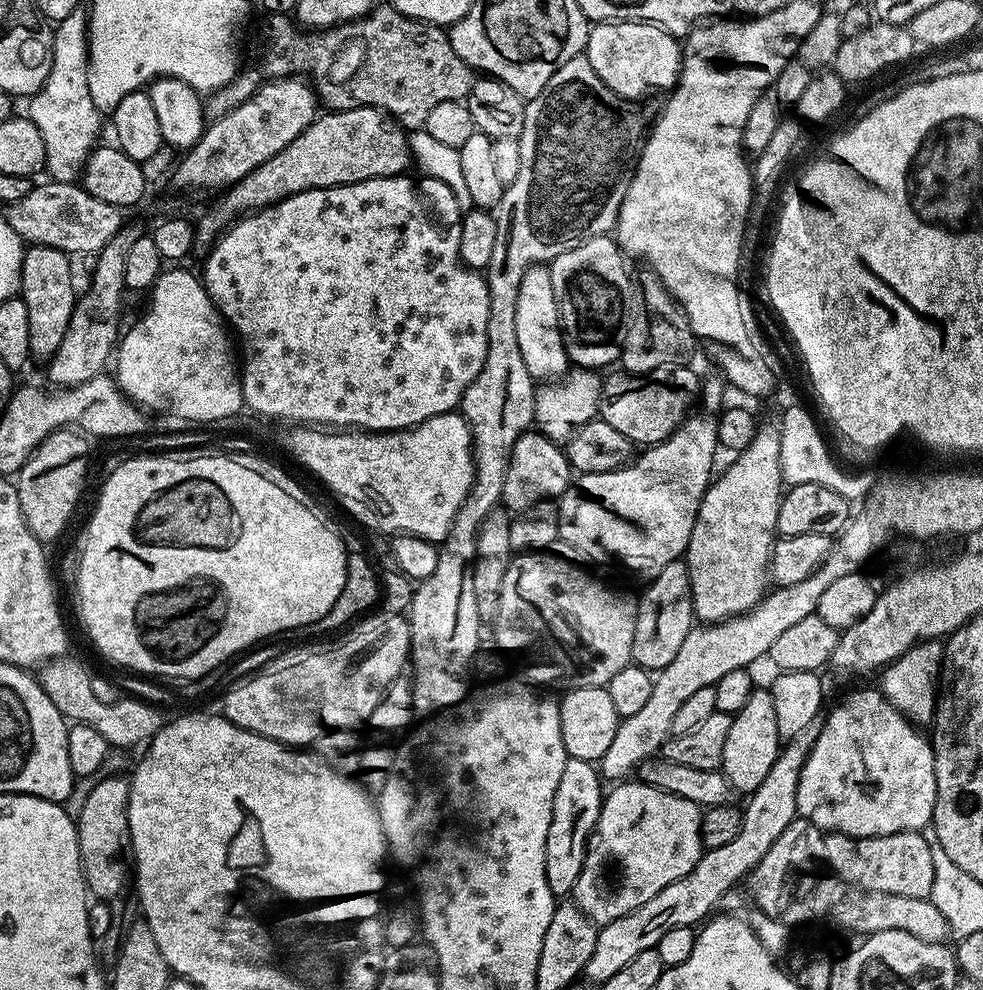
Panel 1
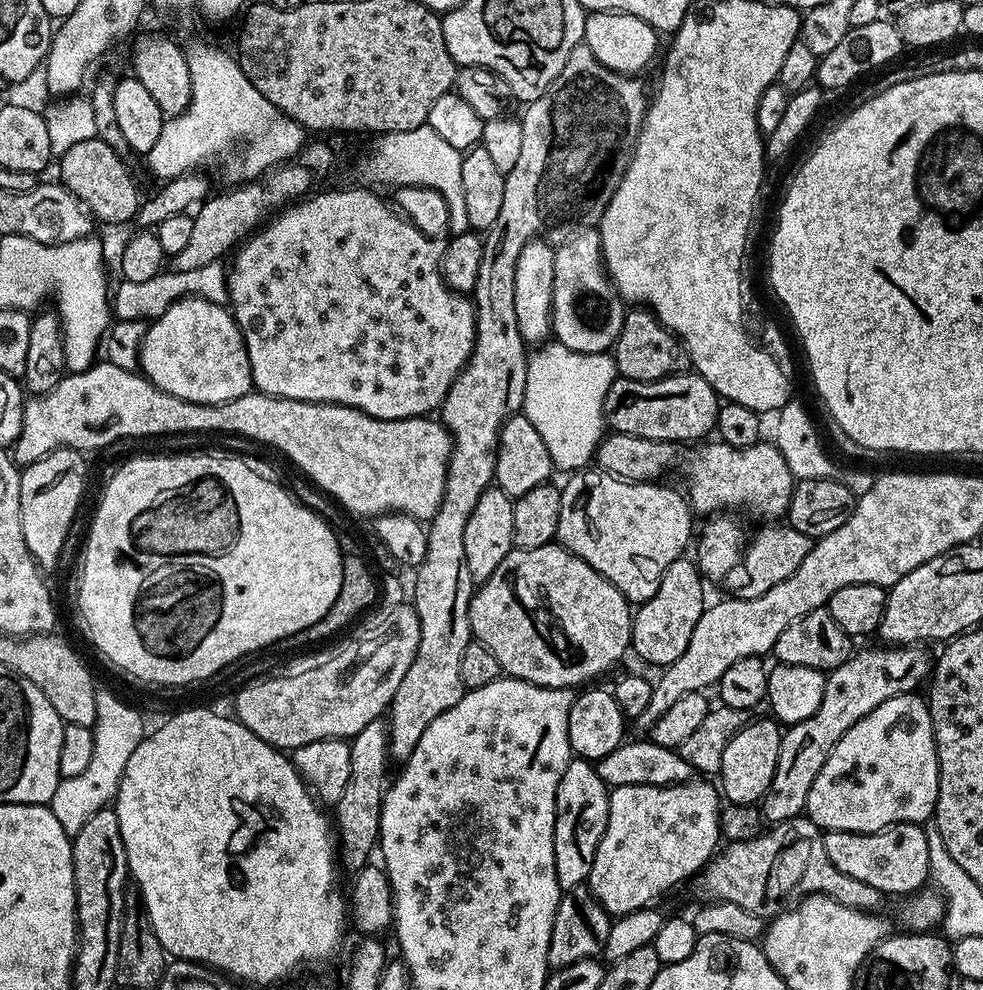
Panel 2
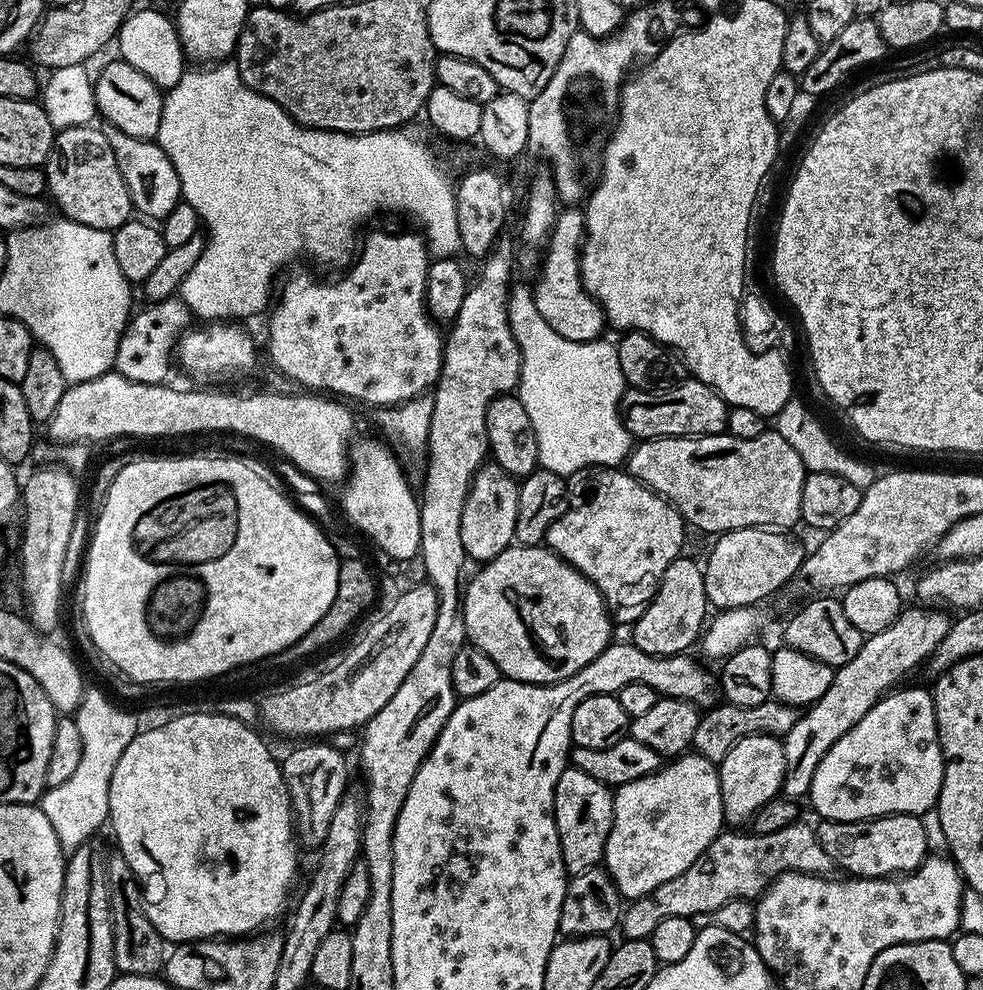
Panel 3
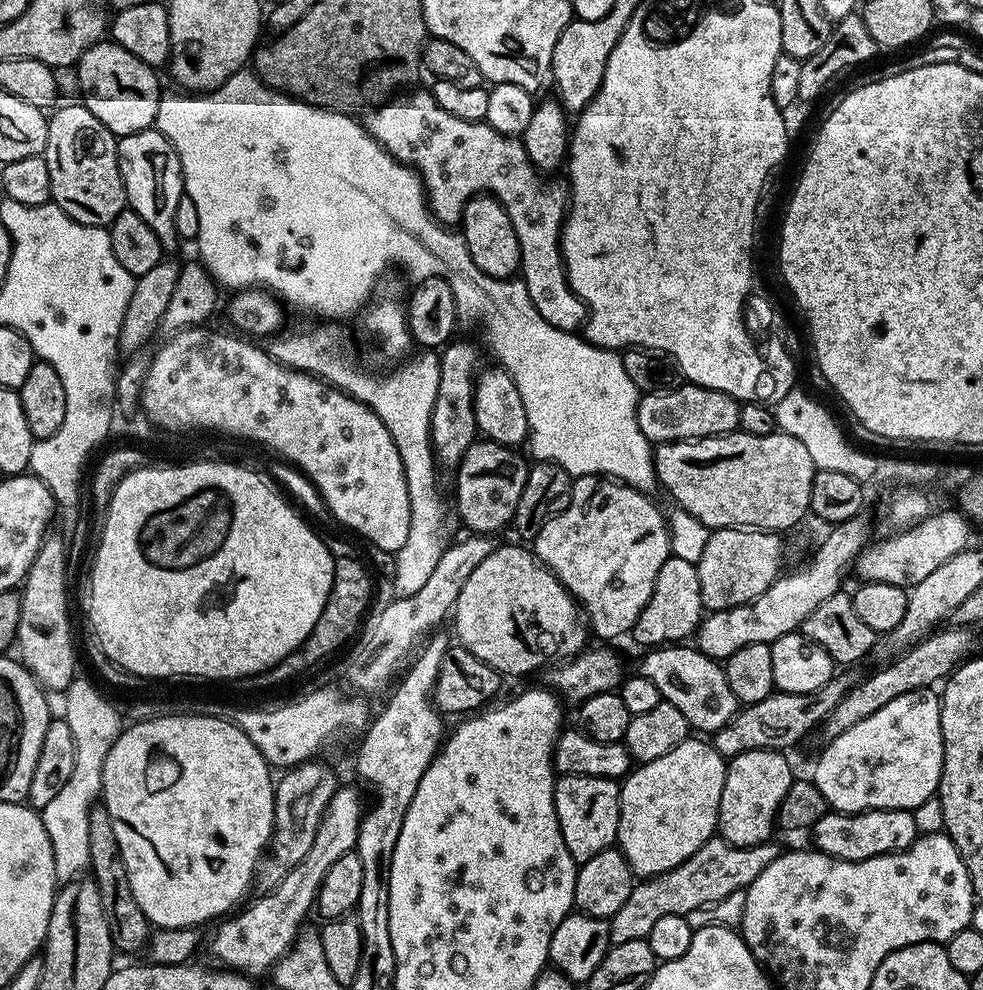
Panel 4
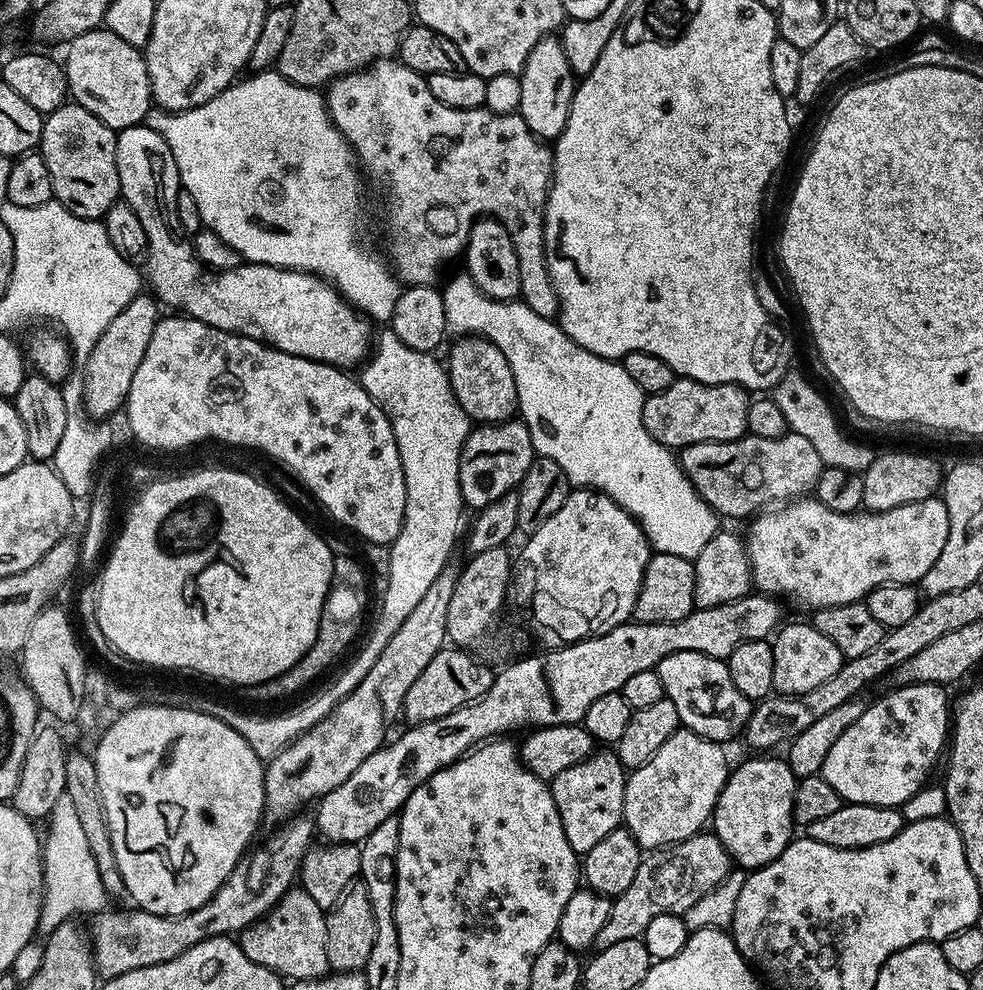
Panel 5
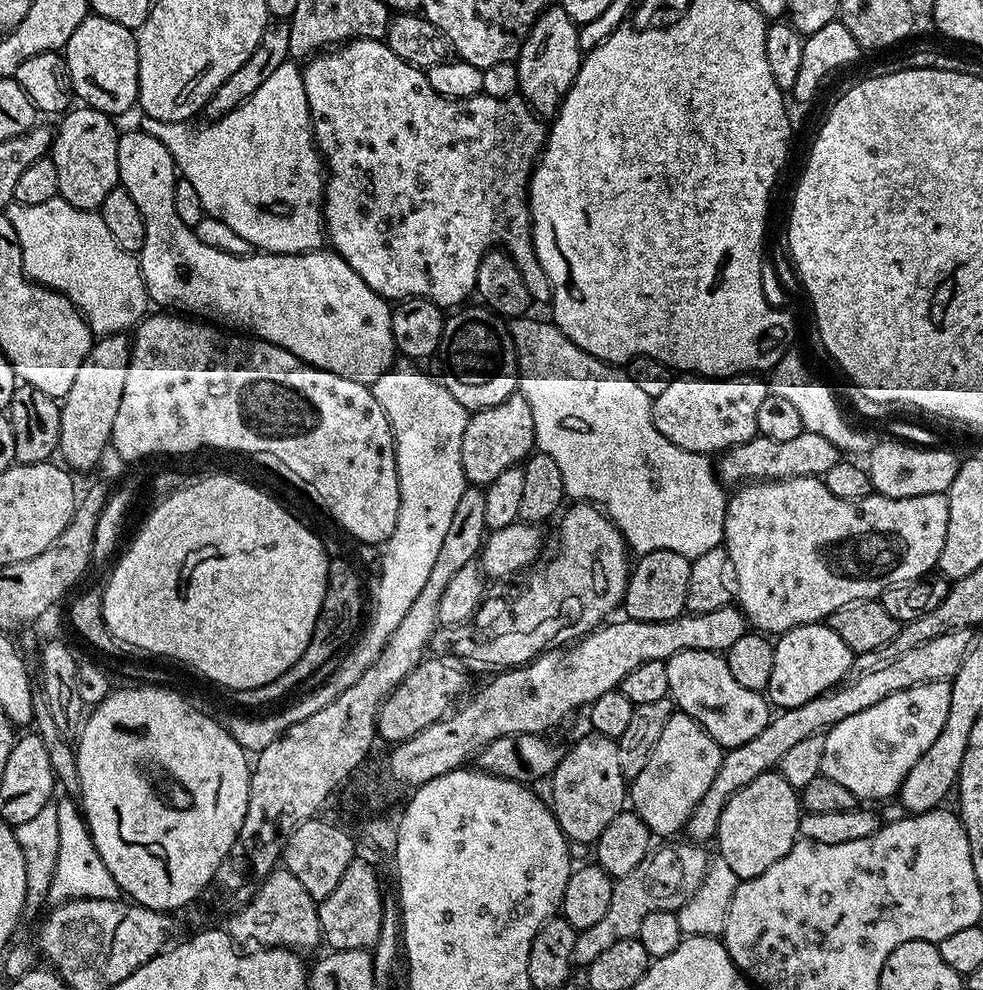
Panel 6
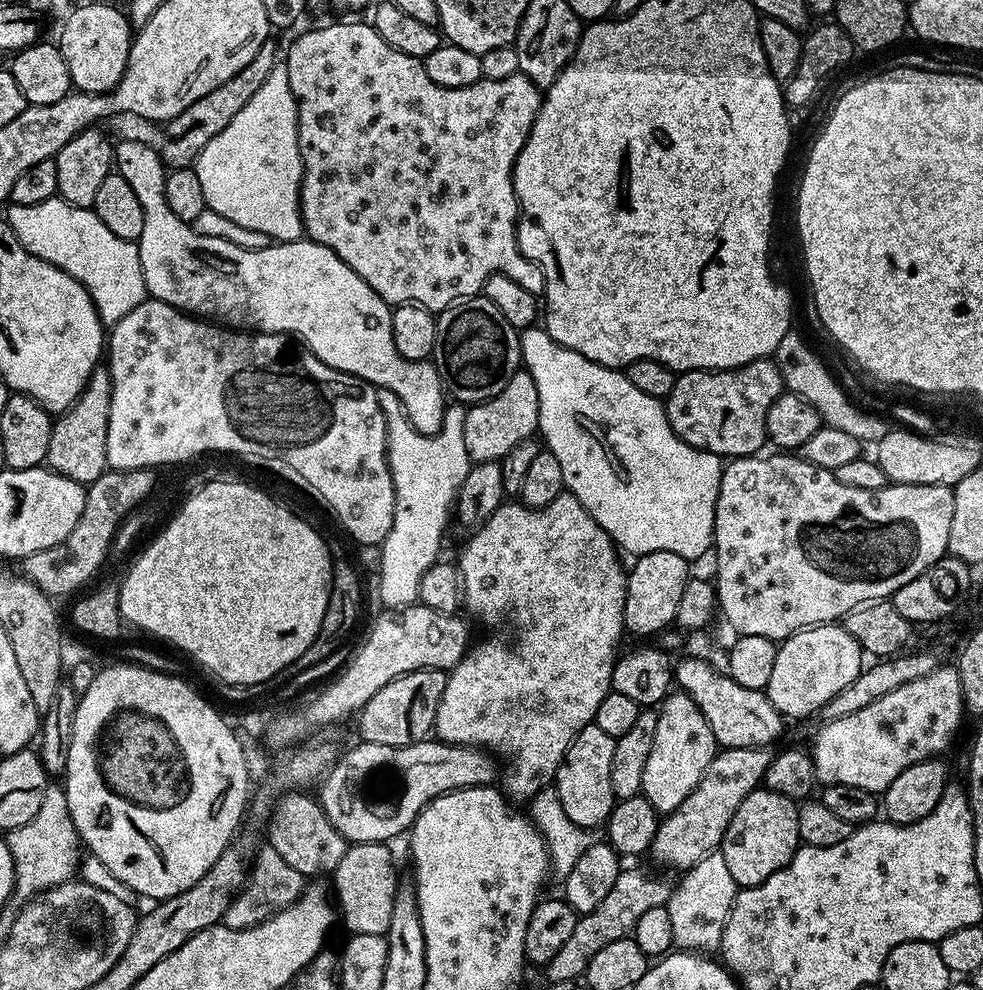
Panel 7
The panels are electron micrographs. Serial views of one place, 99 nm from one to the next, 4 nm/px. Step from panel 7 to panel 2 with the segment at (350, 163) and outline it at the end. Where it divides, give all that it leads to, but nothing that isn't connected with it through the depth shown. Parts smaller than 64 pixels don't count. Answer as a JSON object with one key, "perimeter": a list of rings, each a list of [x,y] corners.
{"perimeter":[[[583,228],[556,248],[552,332],[570,350],[608,352],[624,325],[625,301],[604,271],[604,255],[596,228]]]}

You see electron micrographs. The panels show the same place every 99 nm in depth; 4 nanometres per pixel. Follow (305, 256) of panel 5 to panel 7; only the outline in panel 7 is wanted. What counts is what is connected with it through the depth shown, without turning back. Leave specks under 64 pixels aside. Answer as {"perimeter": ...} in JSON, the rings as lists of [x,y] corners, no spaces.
{"perimeter":[[[276,63],[274,70],[270,70],[270,78],[266,78],[266,82],[262,82],[262,87],[254,93],[254,98],[238,110],[230,126],[226,126],[218,138],[210,138],[210,142],[206,142],[194,167],[198,183],[202,185],[202,194],[206,194],[206,202],[211,209],[198,214],[194,225],[196,231],[210,238],[226,238],[226,242],[234,242],[234,246],[242,246],[246,250],[262,250],[268,247],[270,241],[298,240],[305,235],[304,219],[300,216],[300,183],[304,167],[296,133],[296,99],[290,90],[287,63]]]}

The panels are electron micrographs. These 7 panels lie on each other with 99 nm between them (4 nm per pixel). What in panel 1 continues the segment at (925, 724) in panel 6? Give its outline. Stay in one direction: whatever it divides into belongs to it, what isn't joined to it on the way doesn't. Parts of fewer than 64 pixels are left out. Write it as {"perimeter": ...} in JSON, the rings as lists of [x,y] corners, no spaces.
{"perimeter":[[[872,688],[850,693],[829,714],[798,778],[796,810],[799,819],[808,820],[825,834],[889,836],[899,832],[920,832],[932,823],[936,779],[929,737],[925,733],[923,736],[917,725],[887,703],[883,692]]]}

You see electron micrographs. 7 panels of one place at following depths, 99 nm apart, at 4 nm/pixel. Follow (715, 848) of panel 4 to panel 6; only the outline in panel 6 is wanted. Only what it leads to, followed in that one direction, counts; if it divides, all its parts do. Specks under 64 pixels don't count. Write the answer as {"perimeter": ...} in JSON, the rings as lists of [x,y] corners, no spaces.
{"perimeter":[[[668,842],[664,849],[660,852],[661,864],[655,868],[652,862],[645,863],[643,867],[638,867],[630,874],[619,877],[612,886],[610,910],[608,916],[602,918],[602,922],[595,928],[585,928],[577,935],[574,962],[582,968],[586,968],[589,964],[598,958],[607,947],[612,946],[614,942],[635,939],[641,930],[642,921],[654,910],[666,910],[667,912],[676,912],[692,897],[694,890],[702,882],[702,878],[708,872],[710,856],[703,852],[703,847],[697,846],[692,842],[683,842],[684,844],[672,844],[676,842]]]}

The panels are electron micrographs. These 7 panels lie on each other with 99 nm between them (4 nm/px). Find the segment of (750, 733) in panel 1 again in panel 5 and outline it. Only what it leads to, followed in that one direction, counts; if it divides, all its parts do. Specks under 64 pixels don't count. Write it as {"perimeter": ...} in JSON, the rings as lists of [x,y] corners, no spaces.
{"perimeter":[[[756,754],[753,760],[744,760],[731,769],[728,780],[724,784],[720,796],[716,799],[716,808],[710,821],[711,831],[722,842],[728,855],[741,869],[755,870],[765,868],[774,858],[786,850],[786,846],[794,839],[792,807],[794,806],[794,790],[797,777],[790,770],[787,759],[776,757],[776,754]]]}

